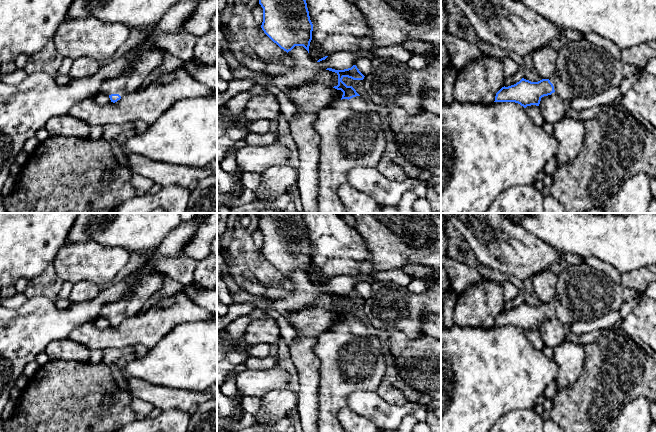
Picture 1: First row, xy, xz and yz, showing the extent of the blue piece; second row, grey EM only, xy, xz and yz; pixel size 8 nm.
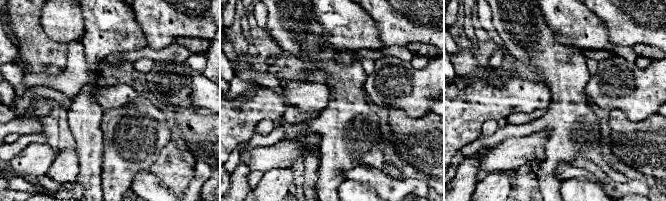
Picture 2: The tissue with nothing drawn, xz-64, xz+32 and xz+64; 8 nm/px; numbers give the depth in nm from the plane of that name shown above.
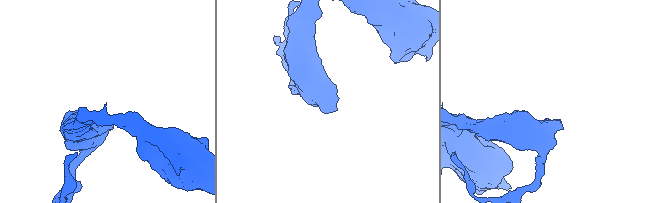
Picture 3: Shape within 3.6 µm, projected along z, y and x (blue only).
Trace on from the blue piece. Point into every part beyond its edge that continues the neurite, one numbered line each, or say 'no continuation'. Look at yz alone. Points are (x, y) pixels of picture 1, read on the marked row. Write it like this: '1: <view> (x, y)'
1: yz (583, 69)

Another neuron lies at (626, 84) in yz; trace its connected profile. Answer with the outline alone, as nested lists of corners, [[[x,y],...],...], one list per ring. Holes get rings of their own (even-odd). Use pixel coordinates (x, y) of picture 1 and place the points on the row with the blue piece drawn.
[[[642,73],[636,74],[636,75],[629,77],[621,82],[619,88],[620,88],[620,92],[621,92],[622,96],[624,94],[626,94],[630,90],[630,88],[640,79],[641,74]]]

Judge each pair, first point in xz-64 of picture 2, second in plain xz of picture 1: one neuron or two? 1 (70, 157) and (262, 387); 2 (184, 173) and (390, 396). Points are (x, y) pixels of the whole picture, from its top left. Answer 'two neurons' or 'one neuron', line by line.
1: two neurons
2: one neuron

